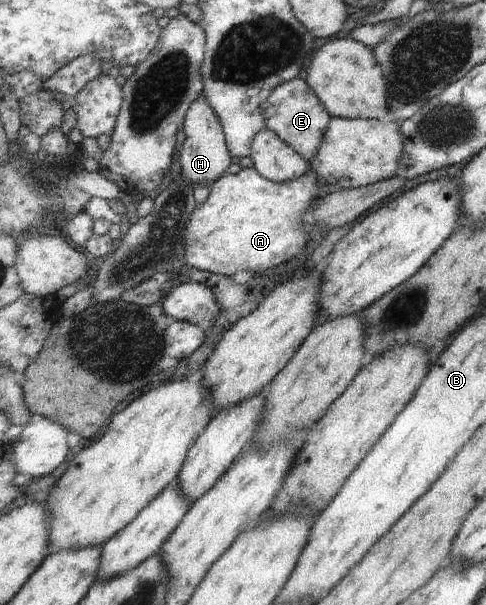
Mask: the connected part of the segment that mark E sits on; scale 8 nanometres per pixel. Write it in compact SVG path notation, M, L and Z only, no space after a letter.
M295 78L283 82L265 102L263 111L267 127L271 131L276 132L281 139L296 148L309 162L317 157L324 143L325 133L329 129L329 122L332 121L332 115L305 80Z

